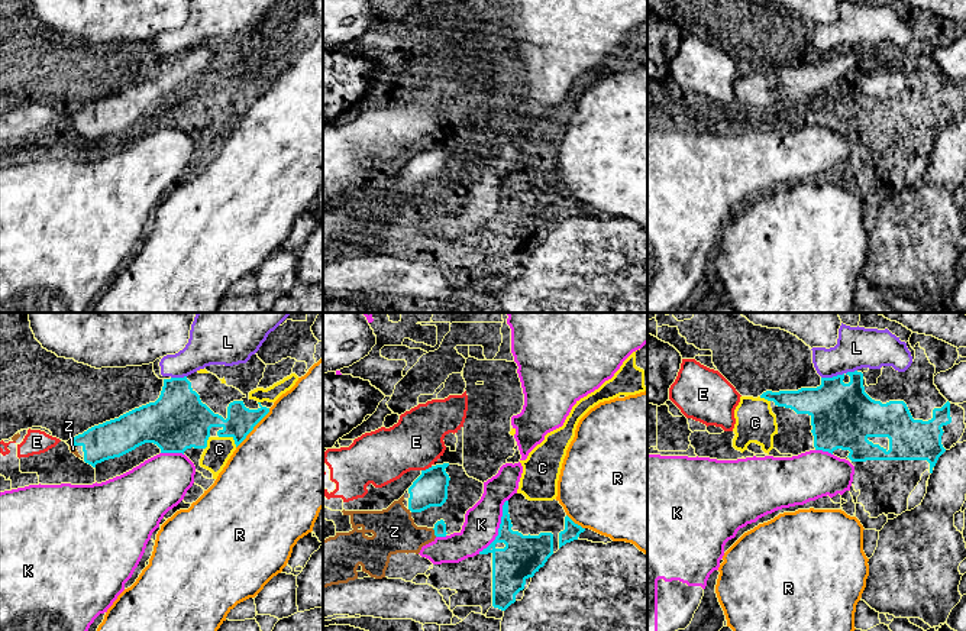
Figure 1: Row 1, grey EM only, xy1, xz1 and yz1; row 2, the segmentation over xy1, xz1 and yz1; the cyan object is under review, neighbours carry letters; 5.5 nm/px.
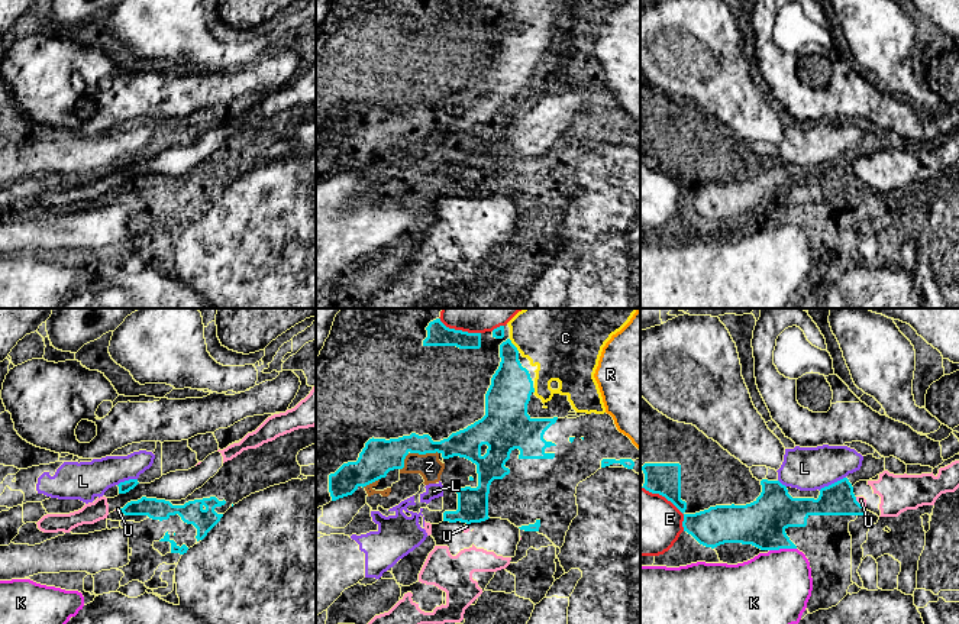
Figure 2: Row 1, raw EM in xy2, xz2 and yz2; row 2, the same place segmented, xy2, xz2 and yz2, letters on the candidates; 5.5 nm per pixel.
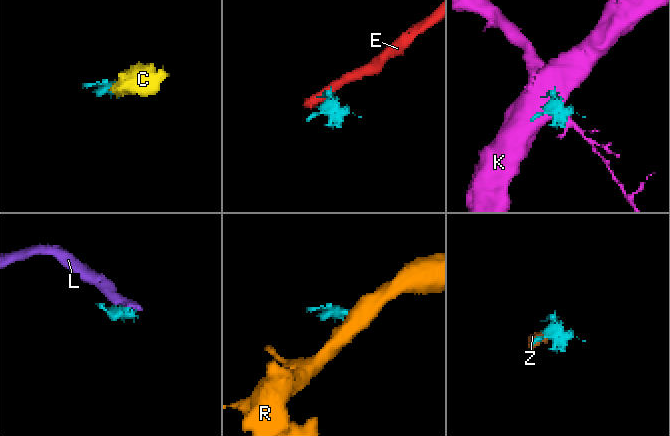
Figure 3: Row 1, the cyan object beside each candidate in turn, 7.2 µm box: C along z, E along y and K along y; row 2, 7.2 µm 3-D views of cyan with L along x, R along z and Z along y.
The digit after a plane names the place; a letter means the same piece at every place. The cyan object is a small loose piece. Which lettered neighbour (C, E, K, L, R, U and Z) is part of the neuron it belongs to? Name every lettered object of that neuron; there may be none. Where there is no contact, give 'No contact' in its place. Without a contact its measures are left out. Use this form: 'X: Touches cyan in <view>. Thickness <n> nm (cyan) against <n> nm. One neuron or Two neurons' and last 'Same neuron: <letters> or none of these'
C: Touches cyan in xy1. Thickness 260 nm (cyan) against 140 nm. One neuron
E: Touches cyan in yz2. Thickness 190 nm (cyan) against 360 nm. Two neurons
K: Touches cyan in xz1. Thickness 220 nm (cyan) against 190 nm. Two neurons
L: Touches cyan in yz2. Thickness 180 nm (cyan) against 240 nm. Two neurons
R: Touches cyan in xy1. Thickness 160 nm (cyan) against 500 nm. Two neurons
U: Touches cyan in yz2. Thickness 180 nm (cyan) against 50 nm. Two neurons
Z: Touches cyan in xz2. Thickness 200 nm (cyan) against 140 nm. One neuron
Same neuron: C, Z

